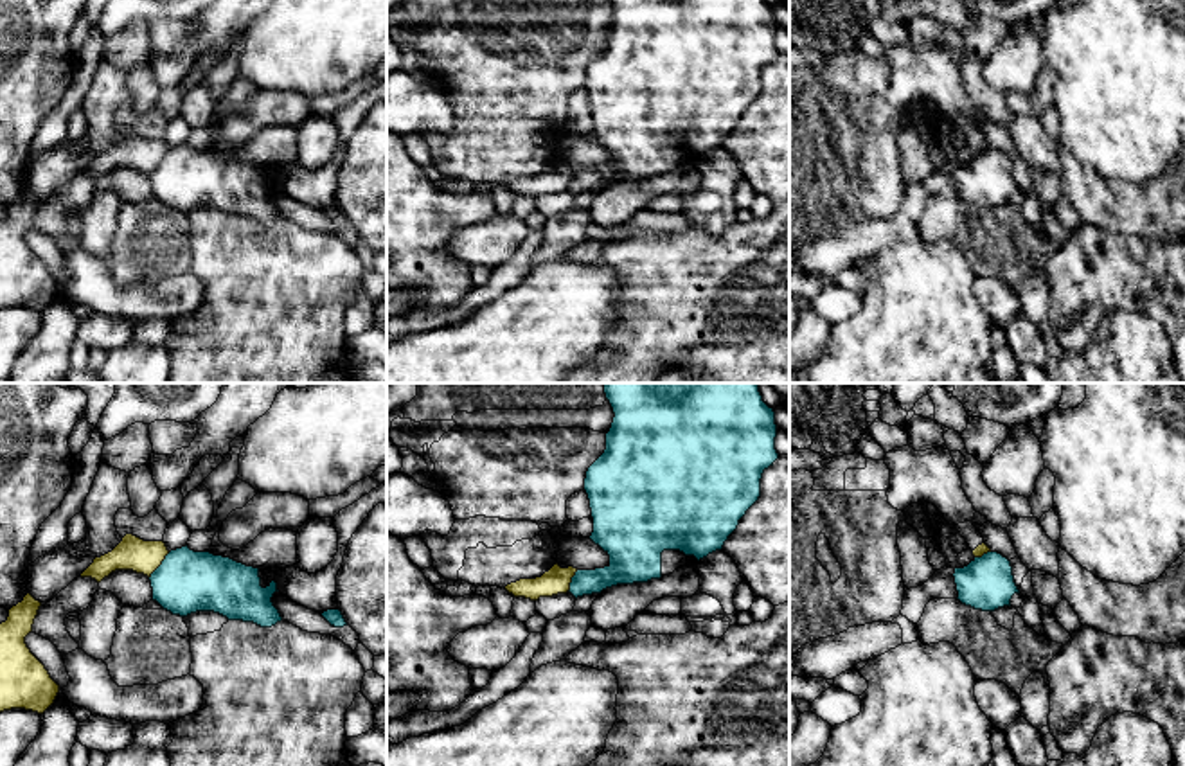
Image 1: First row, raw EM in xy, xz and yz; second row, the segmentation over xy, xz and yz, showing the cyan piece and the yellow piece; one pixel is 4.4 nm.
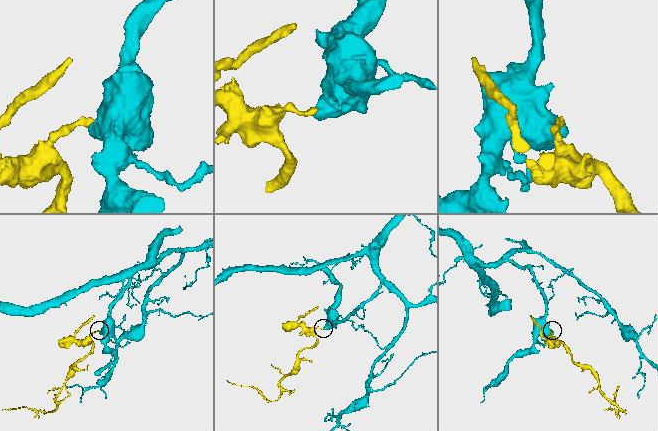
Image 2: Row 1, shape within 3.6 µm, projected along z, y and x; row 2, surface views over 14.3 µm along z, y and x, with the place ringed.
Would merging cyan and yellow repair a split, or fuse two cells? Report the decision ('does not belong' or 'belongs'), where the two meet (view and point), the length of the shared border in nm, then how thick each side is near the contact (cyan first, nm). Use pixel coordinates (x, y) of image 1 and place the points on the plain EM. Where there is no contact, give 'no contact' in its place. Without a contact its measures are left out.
does not belong; contact xy (160, 162); length 150 nm; calibres 280 and 150 nm

